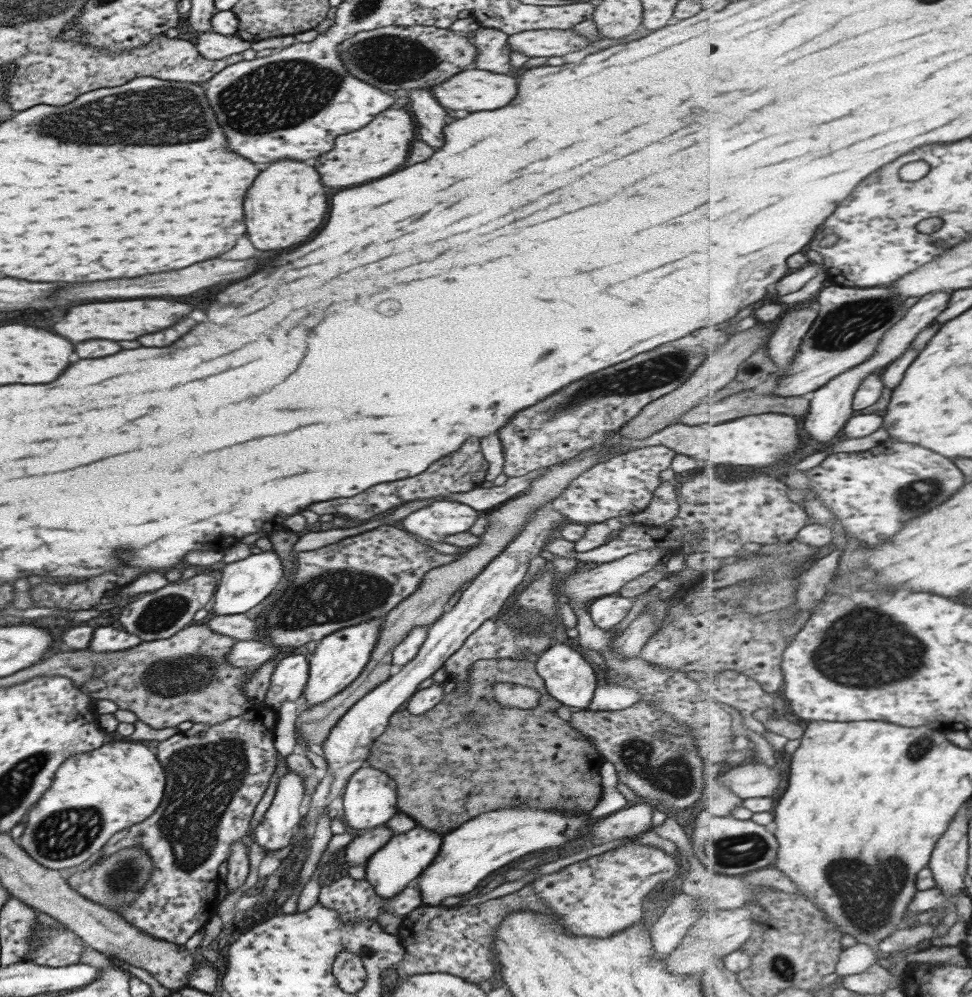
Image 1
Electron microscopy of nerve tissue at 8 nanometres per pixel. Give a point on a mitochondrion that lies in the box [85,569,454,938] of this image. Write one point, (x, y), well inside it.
(205, 775)

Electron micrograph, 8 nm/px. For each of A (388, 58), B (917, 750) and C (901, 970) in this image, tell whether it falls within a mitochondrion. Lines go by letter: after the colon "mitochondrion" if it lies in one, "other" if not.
A: mitochondrion
B: mitochondrion
C: other

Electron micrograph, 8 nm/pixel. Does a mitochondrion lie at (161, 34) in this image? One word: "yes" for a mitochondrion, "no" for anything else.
no

